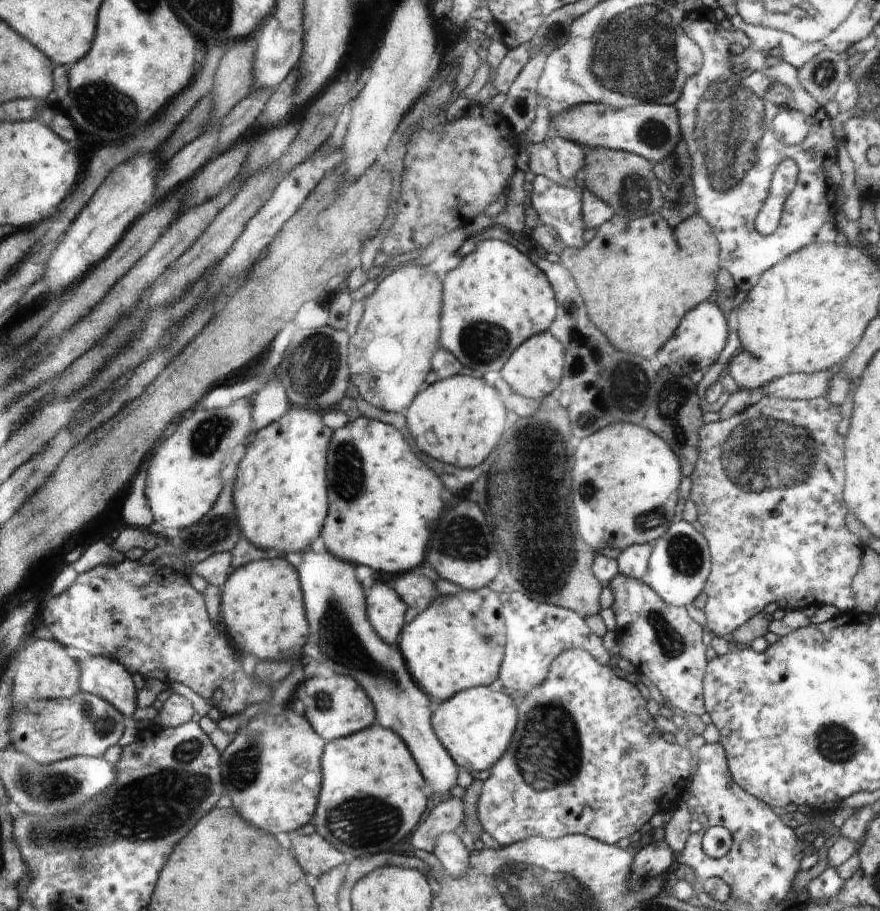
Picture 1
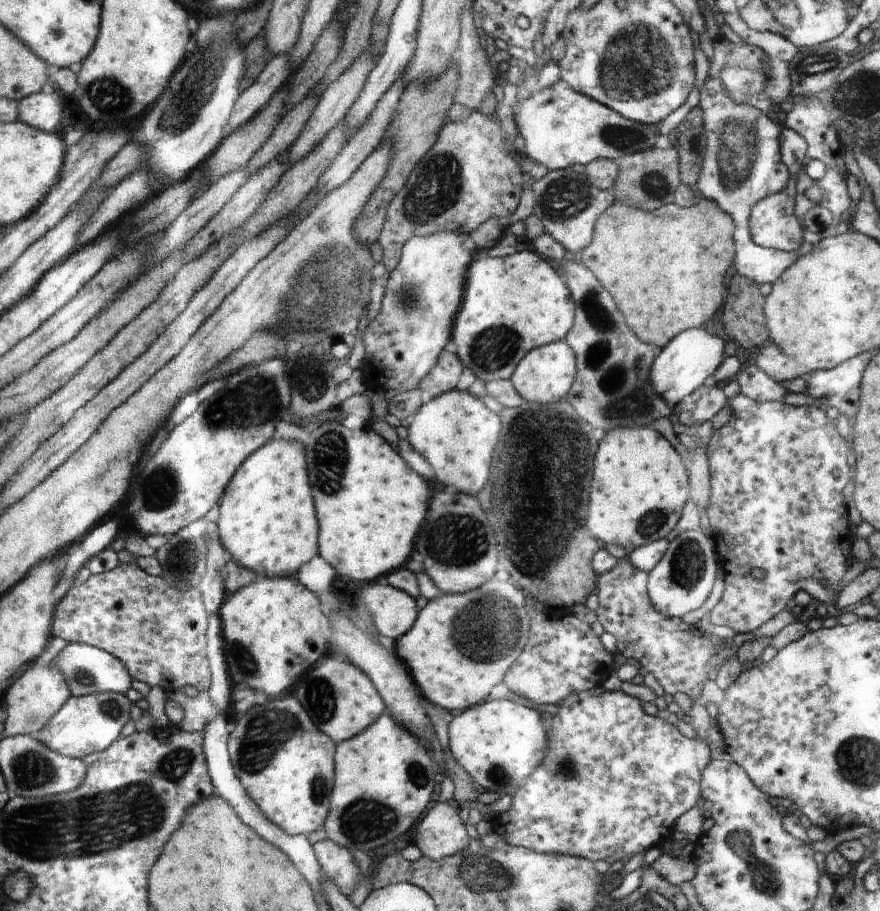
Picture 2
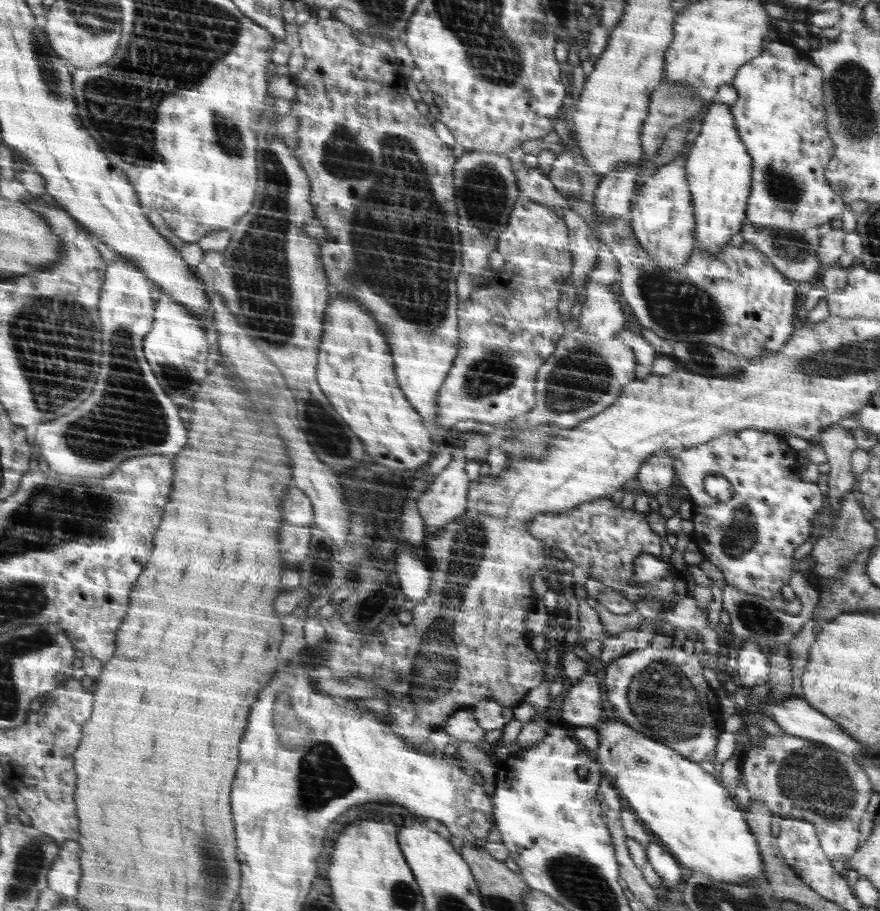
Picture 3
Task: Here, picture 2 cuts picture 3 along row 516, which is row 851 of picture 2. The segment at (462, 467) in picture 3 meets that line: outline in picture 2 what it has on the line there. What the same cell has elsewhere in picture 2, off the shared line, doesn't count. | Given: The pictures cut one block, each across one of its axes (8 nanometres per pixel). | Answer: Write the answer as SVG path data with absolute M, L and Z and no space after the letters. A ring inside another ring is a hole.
M440 801L419 822L415 844L424 856L437 861L462 851L469 840L456 805Z

